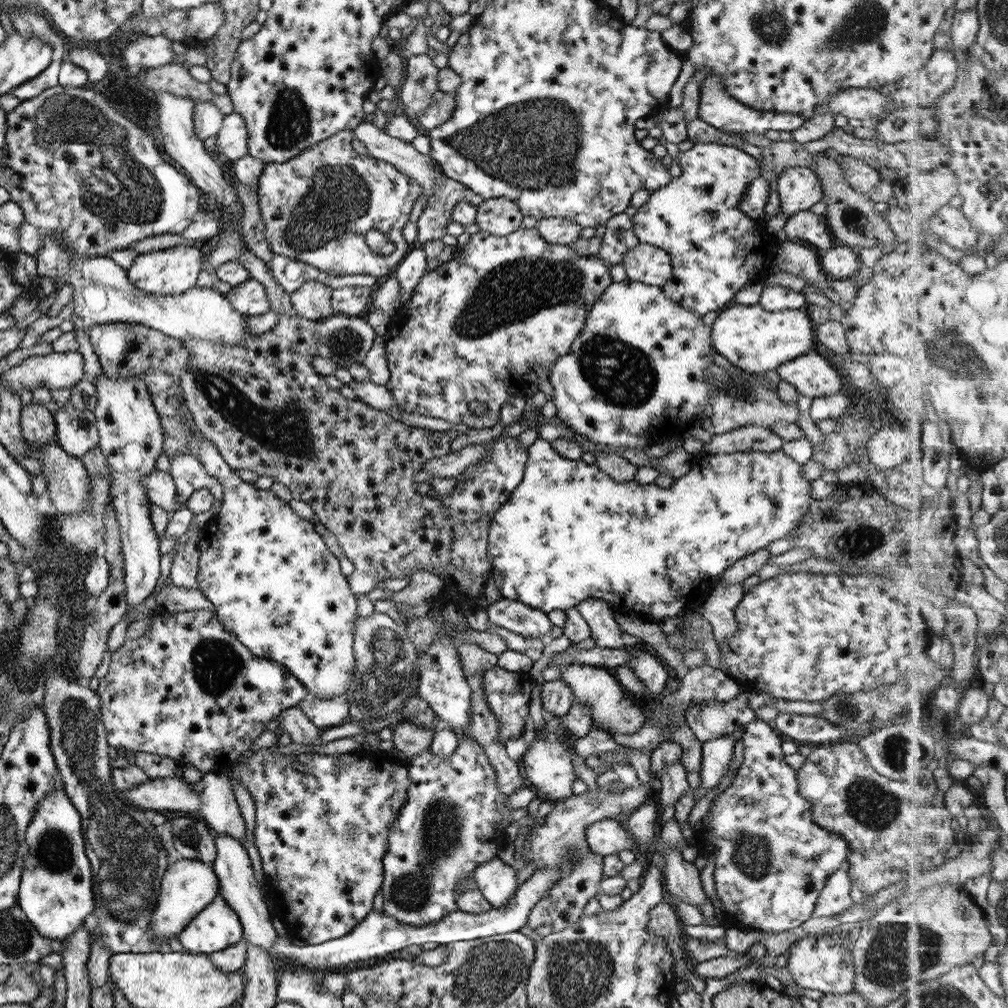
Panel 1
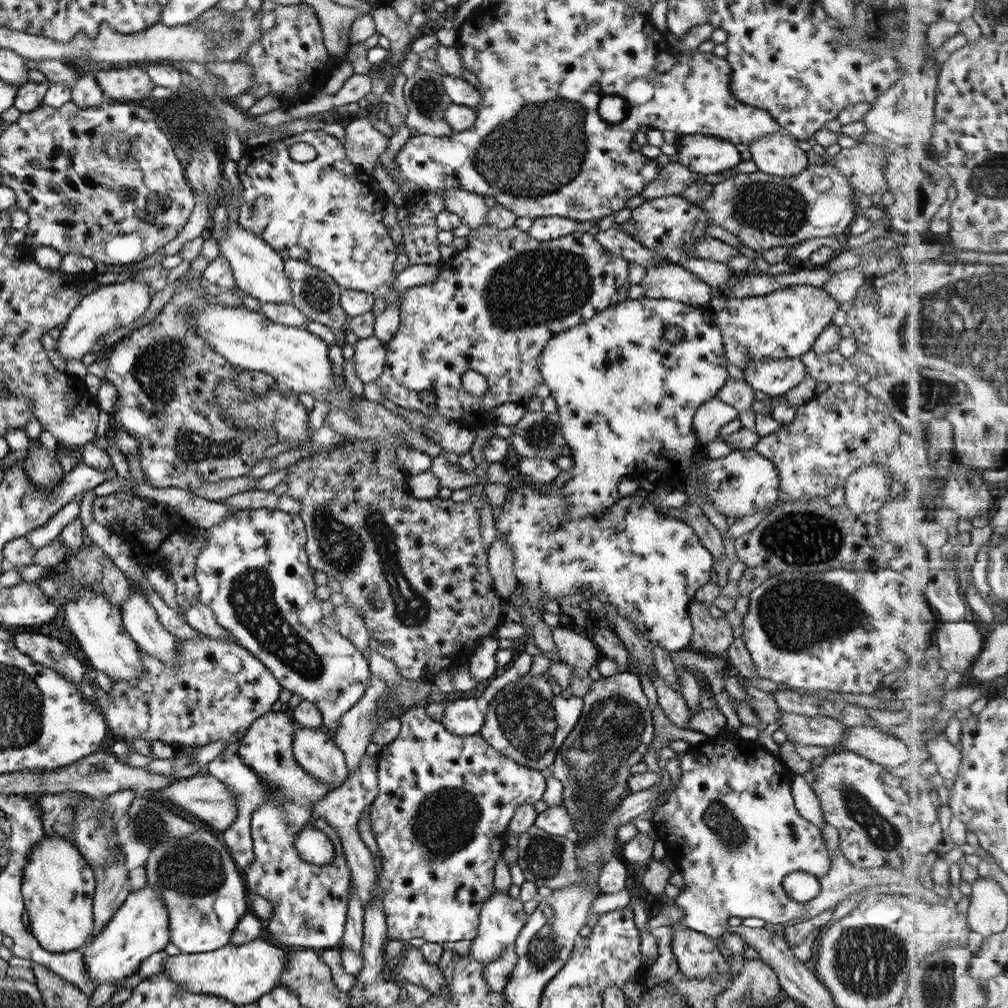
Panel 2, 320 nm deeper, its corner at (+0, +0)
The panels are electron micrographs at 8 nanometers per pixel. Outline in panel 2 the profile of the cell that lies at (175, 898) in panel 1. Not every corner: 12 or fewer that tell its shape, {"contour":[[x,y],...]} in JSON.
{"contour":[[155,887],[129,893],[80,952],[94,984],[121,982],[169,942]]}

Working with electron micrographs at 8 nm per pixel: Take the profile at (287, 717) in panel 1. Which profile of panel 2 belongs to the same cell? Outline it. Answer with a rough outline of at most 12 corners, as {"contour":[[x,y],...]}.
{"contour":[[297,727],[292,752],[307,775],[335,789],[345,756],[317,728]]}

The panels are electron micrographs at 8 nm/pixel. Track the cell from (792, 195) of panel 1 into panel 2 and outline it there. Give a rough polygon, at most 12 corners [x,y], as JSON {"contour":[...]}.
{"contour":[[779,131],[753,139],[757,171],[795,176],[808,165],[796,140]]}

